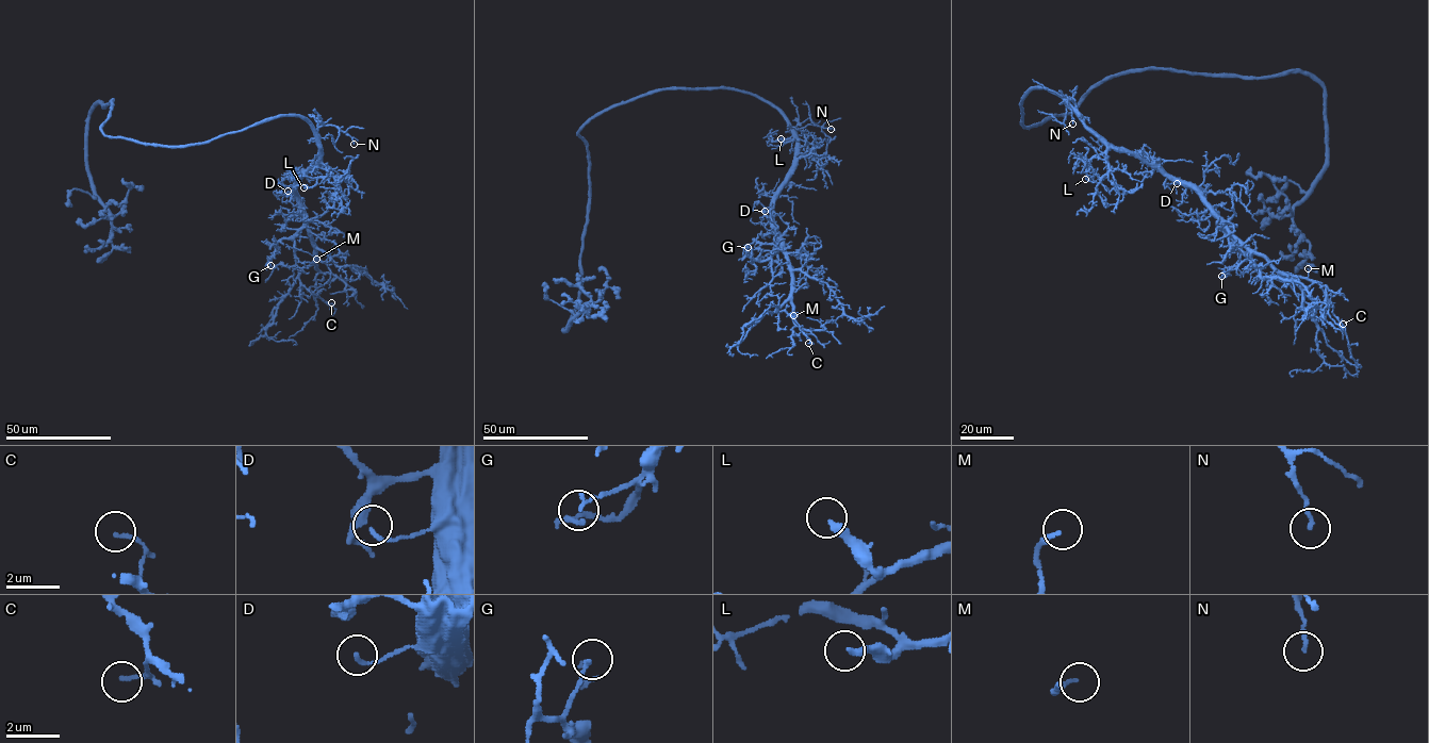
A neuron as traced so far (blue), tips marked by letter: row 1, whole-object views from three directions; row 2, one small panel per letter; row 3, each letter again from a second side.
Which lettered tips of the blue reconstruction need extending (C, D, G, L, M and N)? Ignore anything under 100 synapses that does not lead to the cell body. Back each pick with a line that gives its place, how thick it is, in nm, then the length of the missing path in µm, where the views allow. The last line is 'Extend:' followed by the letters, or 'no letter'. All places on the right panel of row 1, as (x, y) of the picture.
G: Place: (1221, 276). Thickness 160 nm. Missing length about 45 µm
Extend: G

